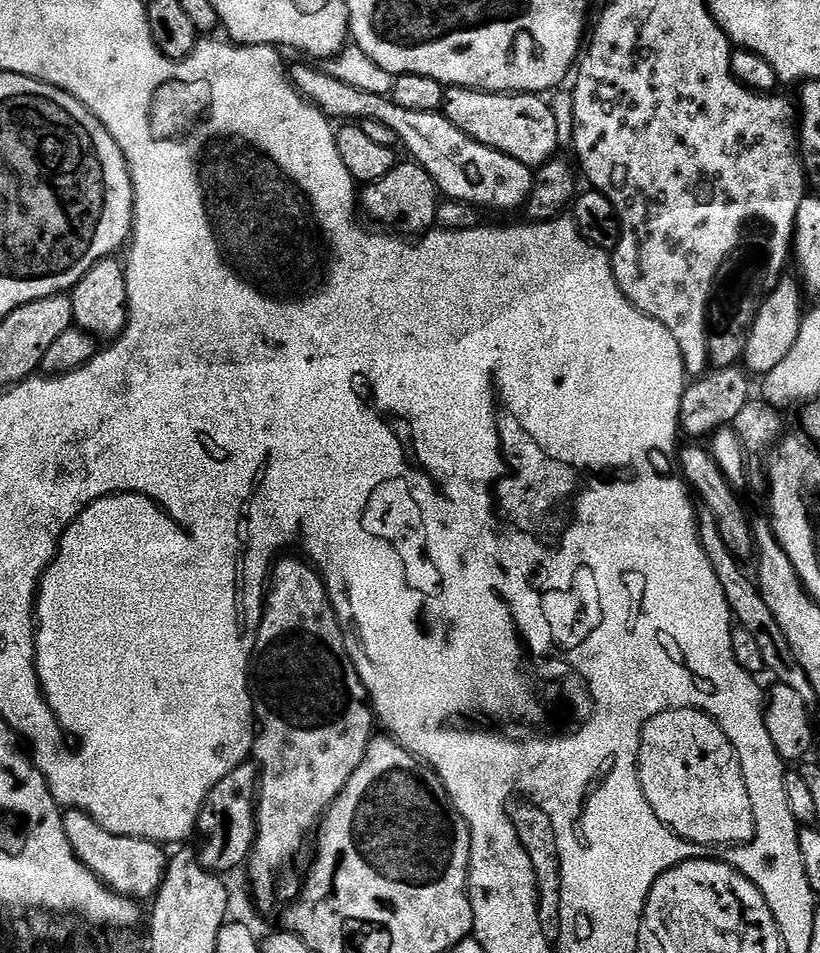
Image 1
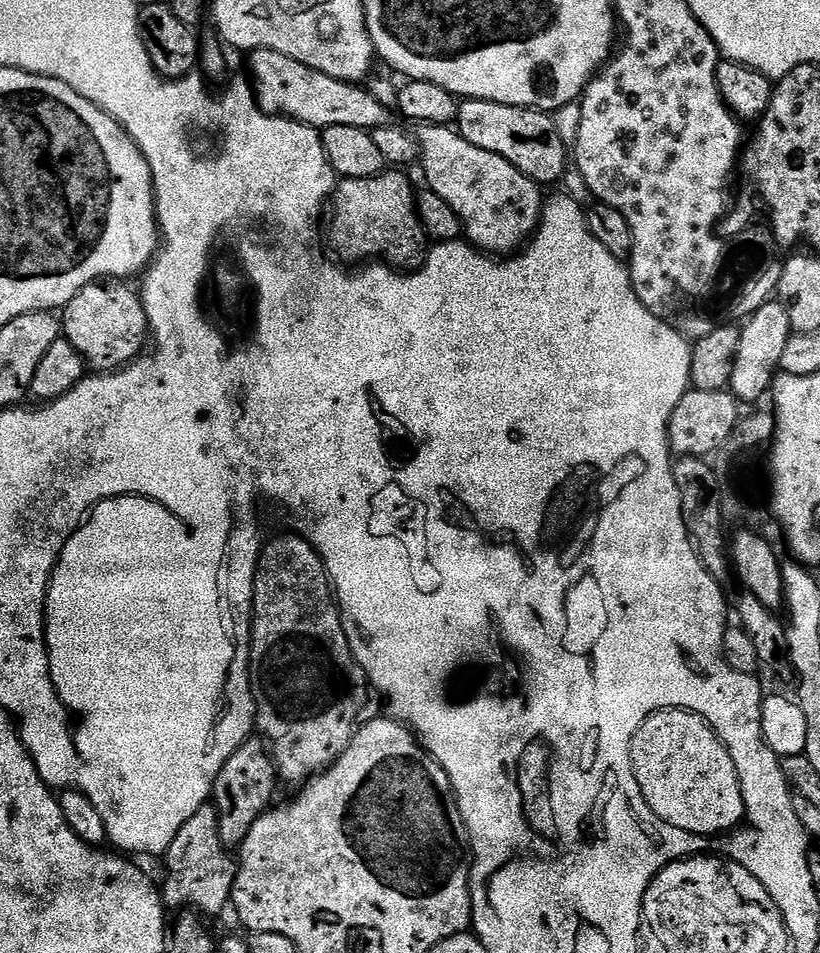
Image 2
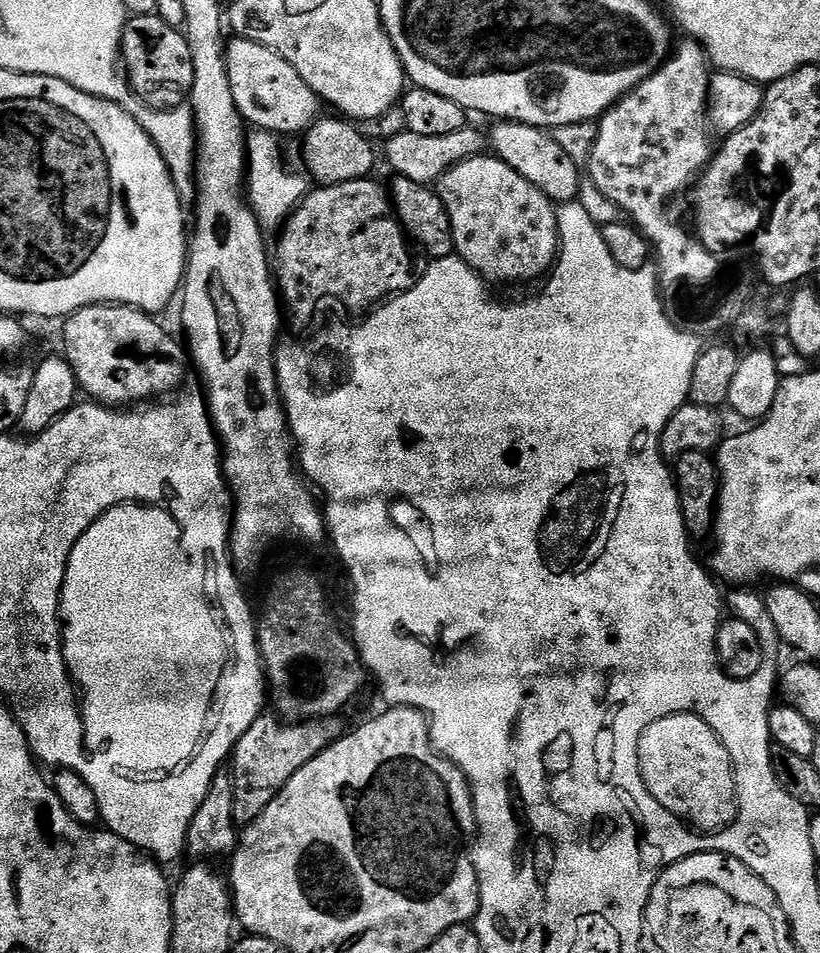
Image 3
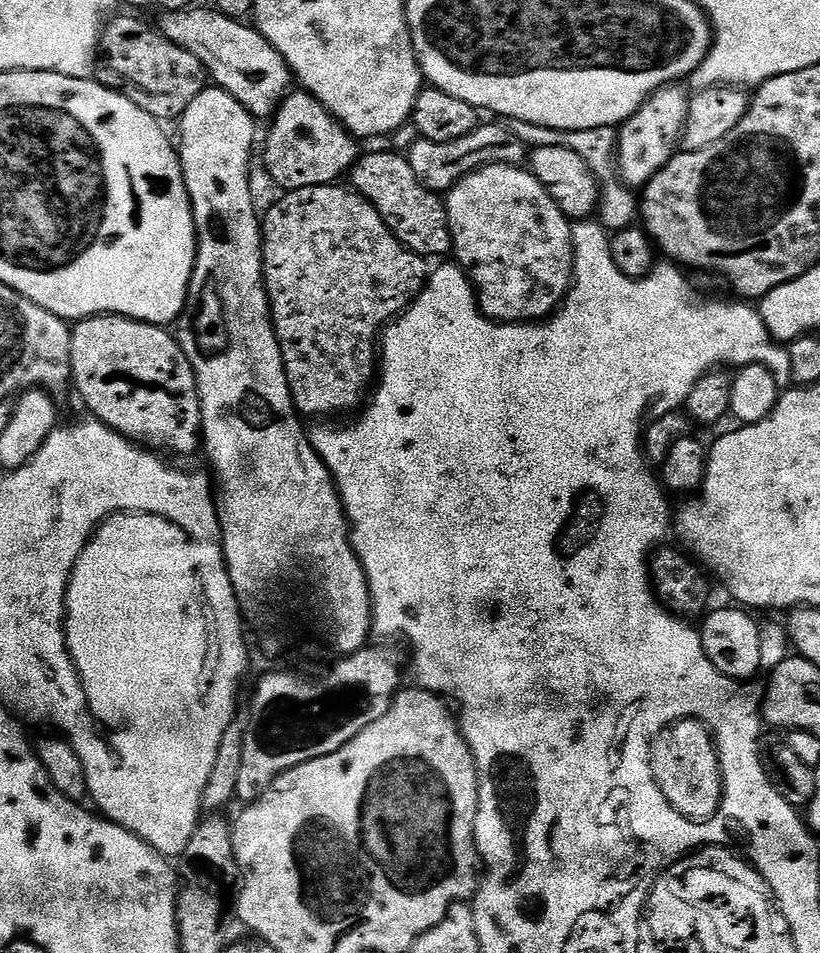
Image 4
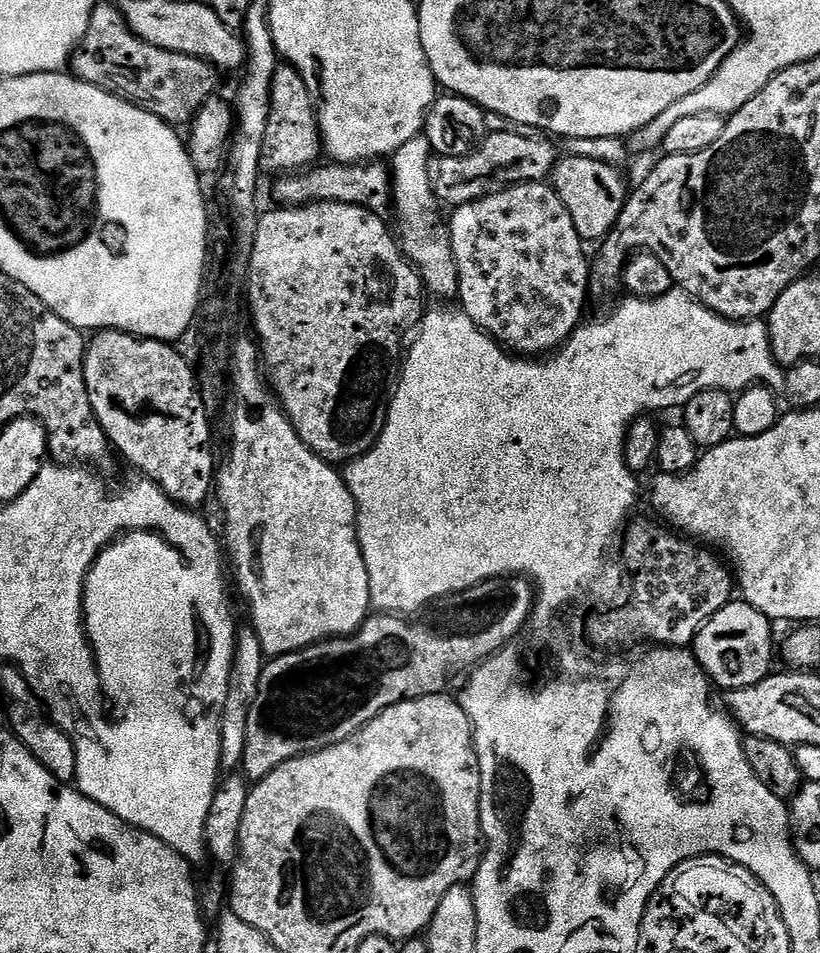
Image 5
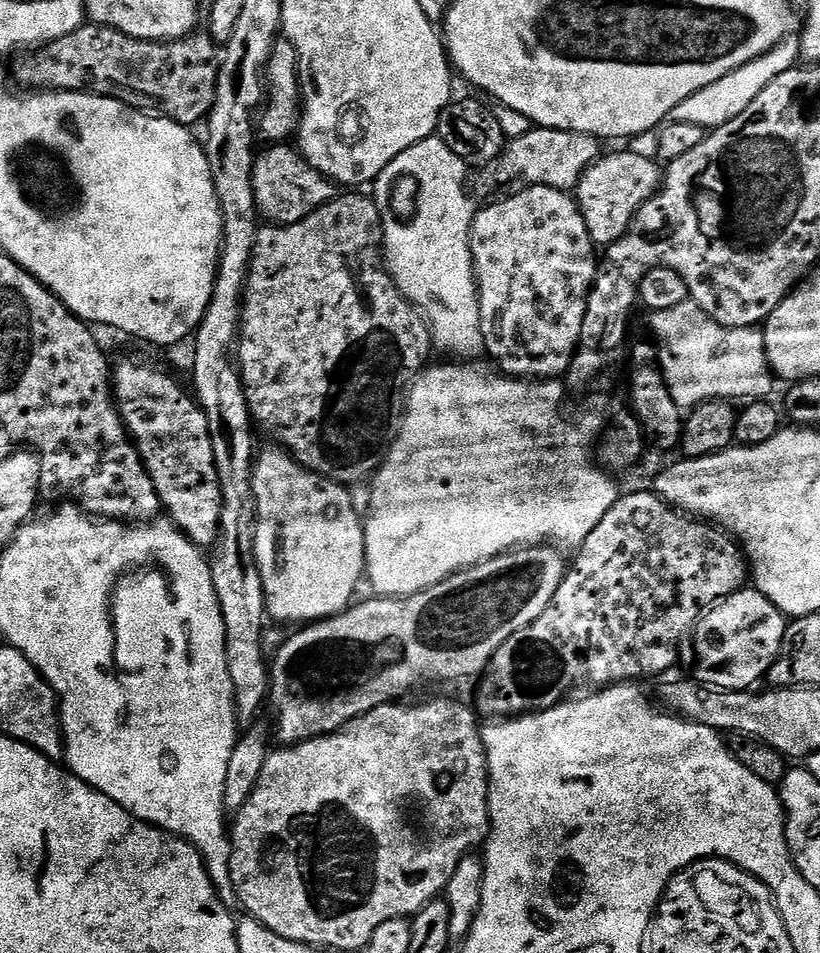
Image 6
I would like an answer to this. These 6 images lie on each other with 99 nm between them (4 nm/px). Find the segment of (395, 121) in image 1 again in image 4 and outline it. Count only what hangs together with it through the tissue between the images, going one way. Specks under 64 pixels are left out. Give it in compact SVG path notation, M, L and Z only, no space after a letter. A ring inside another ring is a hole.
M193 6L177 12L164 12L161 15L160 24L158 23L158 30L170 42L174 42L176 46L182 46L182 50L194 54L194 58L202 62L205 73L215 87L225 88L231 96L238 98L238 102L242 102L242 106L246 106L248 113L257 121L263 122L264 119L267 121L276 115L281 102L293 87L294 77L291 68L284 61L284 56L278 54L278 50L274 50L274 46L270 46L270 42L251 23L234 20L211 7L208 8ZM490 164L464 176L446 192L452 252L476 289L481 312L502 324L527 324L547 320L572 289L573 221L527 167Z

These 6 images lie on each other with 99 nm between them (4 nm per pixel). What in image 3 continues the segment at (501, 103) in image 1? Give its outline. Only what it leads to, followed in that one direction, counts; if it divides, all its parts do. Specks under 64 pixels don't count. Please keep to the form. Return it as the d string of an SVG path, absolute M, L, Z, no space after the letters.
M500 122L495 126L497 128L490 132L491 151L514 170L518 170L518 174L522 174L526 182L534 182L534 186L541 188L557 205L567 204L569 200L580 196L581 165L576 164L574 159L562 150L551 131L515 122Z

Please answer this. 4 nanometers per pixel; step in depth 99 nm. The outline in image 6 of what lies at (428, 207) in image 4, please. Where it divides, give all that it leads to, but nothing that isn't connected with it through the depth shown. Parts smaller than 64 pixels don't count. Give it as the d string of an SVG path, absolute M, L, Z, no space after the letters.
M287 143L274 144L264 149L257 155L252 181L256 195L256 211L264 216L269 225L283 226L302 222L314 210L323 204L329 204L338 195L338 185L332 180L327 180L322 173L314 170L310 162L300 155L295 147Z

